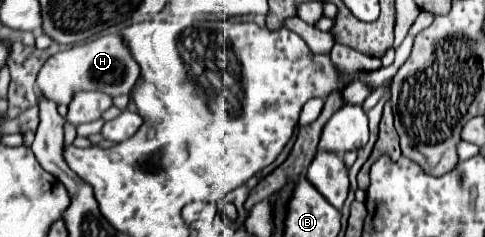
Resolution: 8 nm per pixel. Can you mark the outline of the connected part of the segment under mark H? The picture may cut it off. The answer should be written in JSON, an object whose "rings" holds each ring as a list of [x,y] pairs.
{"rings":[[[106,34],[82,46],[74,46],[50,56],[50,60],[38,72],[36,88],[44,98],[56,104],[68,104],[76,90],[100,90],[110,96],[130,94],[138,80],[138,74],[140,66],[132,58],[124,38],[120,34]]]}

